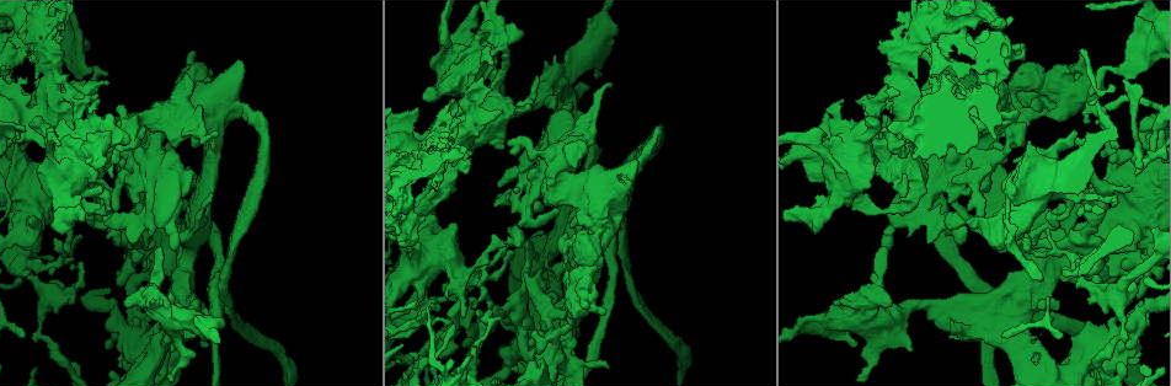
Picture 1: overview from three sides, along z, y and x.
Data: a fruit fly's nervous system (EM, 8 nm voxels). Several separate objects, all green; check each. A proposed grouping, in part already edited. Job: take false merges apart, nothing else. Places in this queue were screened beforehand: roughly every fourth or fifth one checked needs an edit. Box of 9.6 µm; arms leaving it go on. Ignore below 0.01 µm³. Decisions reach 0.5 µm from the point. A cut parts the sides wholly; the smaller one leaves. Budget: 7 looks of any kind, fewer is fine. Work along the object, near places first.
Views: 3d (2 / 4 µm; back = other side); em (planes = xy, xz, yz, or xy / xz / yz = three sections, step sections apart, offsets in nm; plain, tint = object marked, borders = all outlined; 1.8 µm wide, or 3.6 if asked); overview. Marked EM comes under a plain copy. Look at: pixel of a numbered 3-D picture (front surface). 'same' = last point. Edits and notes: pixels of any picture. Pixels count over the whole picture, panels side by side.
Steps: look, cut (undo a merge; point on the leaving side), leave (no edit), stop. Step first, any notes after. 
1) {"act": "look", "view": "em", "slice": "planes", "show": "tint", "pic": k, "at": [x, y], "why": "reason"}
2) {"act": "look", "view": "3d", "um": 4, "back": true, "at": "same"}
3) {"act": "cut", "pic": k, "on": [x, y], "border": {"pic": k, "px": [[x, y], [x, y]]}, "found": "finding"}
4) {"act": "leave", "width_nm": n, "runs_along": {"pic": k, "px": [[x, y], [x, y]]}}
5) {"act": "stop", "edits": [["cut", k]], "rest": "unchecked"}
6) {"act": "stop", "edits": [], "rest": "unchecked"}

{"act": "look", "view": "3d", "um": 2, "pic": 1, "at": [807, 150], "why": "three-way junction"}

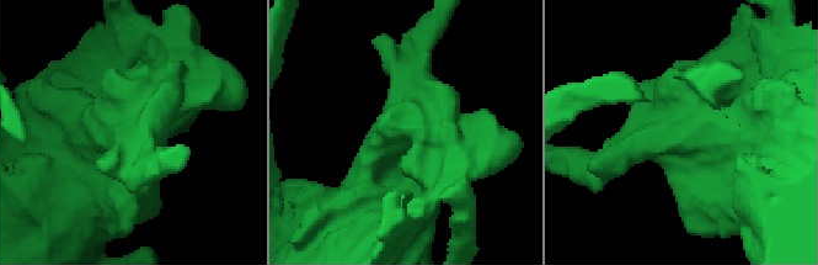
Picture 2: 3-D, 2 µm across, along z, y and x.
{"act": "look", "view": "em", "slice": "planes", "show": "tint", "pic": 2, "at": [124, 126], "arms": 3, "arm_widths_nm": [190, 280, 650], "why": "need the tissue"}

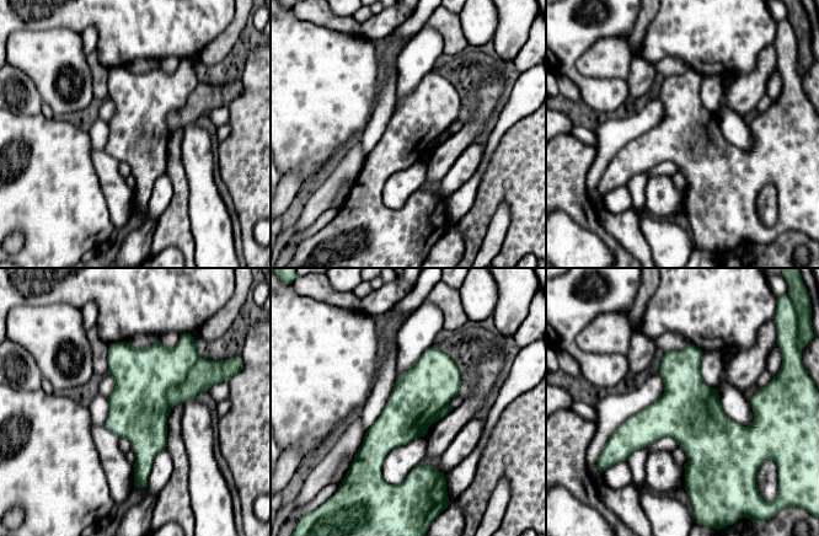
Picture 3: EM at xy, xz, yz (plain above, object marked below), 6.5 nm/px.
{"act": "cut", "pic": 3, "on": [143, 378], "width_nm": 380, "border": {"pic": 3, "px": [[199, 358], [167, 392], [170, 407]]}, "found": "a second neuron is stuck on"}

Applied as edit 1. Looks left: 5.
{"act": "look", "view": "overview"}

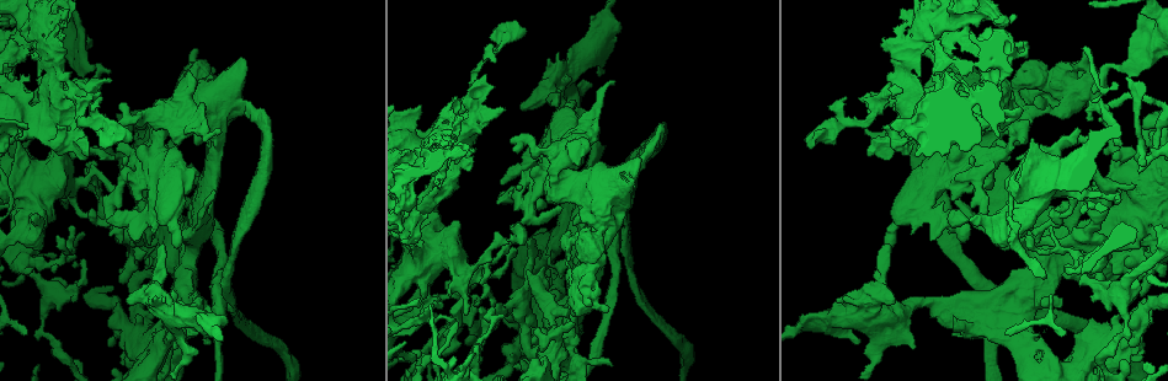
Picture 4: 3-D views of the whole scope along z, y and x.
{"act": "look", "view": "3d", "um": 2, "pic": 4, "at": [62, 23], "why": "thick turns thin"}

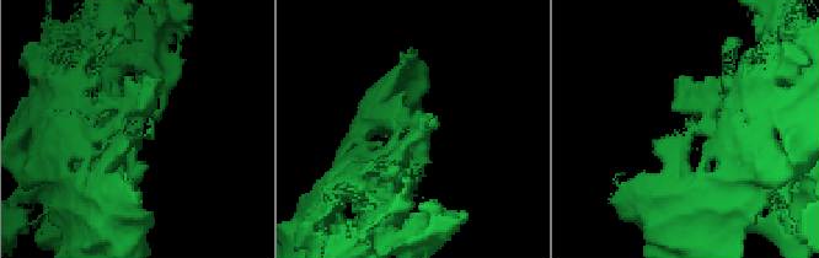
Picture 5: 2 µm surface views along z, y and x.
{"act": "look", "view": "em", "slice": "planes", "show": "borders", "pic": 5, "at": [408, 124]}

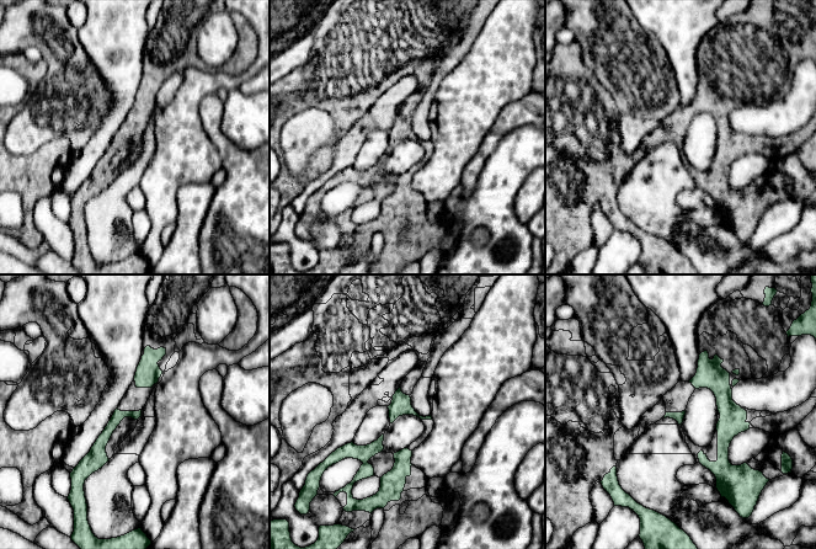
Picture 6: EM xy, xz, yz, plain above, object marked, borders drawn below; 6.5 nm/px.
{"act": "leave", "runs_along": {"pic": 6, "px": [[137, 414], [112, 424], [85, 469]]}, "found": "one neuron here"}

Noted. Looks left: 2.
{"act": "look", "view": "em", "um": 3.6, "slice": "planes", "show": "tint", "pic": 4, "at": [411, 270], "why": "sudden change in width"}

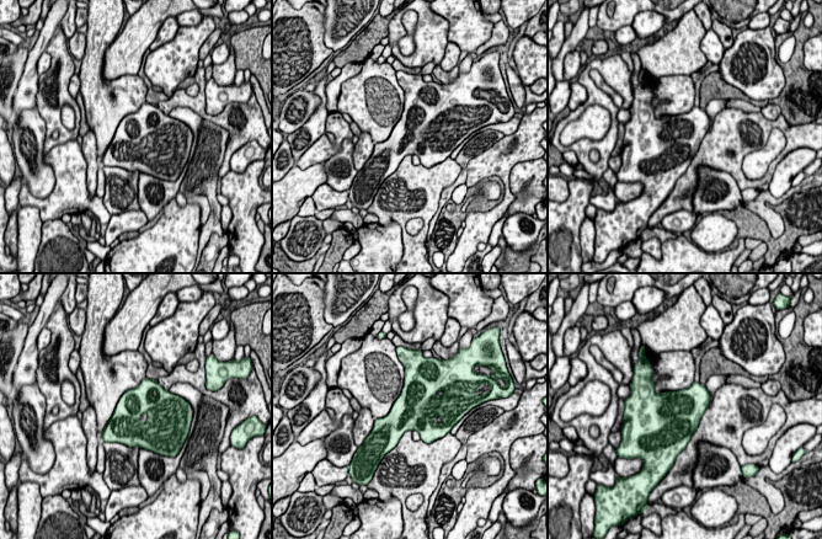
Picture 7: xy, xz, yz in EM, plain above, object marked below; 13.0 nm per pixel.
{"act": "leave", "found": "all the same neuron"}

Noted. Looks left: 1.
{"act": "stop", "edits": [["cut", 3]], "rest": "unchecked"}

